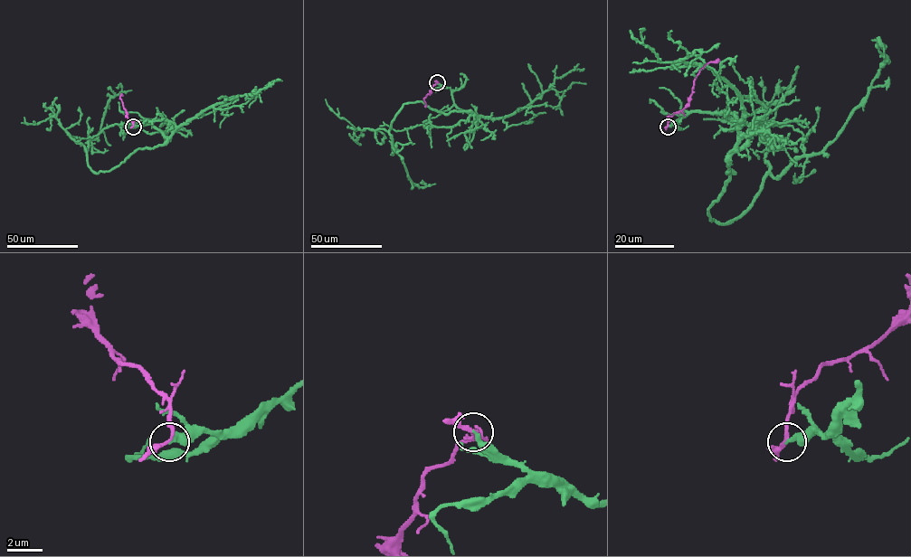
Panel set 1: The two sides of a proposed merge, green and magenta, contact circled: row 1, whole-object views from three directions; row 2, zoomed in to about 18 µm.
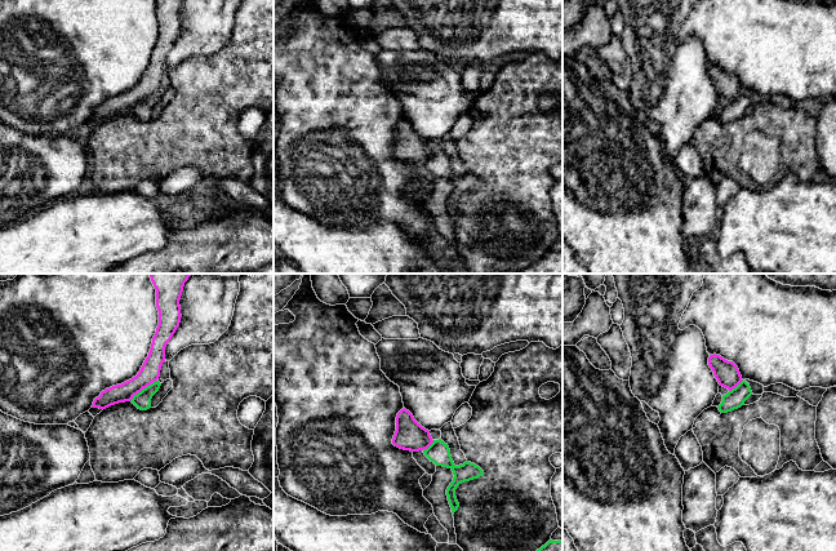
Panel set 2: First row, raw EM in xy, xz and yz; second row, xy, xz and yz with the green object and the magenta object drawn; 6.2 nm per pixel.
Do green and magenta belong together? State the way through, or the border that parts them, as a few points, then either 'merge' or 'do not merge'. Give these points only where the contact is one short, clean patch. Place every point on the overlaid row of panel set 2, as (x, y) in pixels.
border xy (156, 380), (129, 400); do not merge

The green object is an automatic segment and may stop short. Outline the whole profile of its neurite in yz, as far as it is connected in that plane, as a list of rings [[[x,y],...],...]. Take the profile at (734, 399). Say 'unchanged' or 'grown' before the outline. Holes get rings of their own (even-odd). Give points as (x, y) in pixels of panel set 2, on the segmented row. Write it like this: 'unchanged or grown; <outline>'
unchanged; [[[742,381],[735,388],[722,396],[721,404],[717,406],[721,413],[728,413],[744,405],[744,401],[752,395],[751,387]]]

